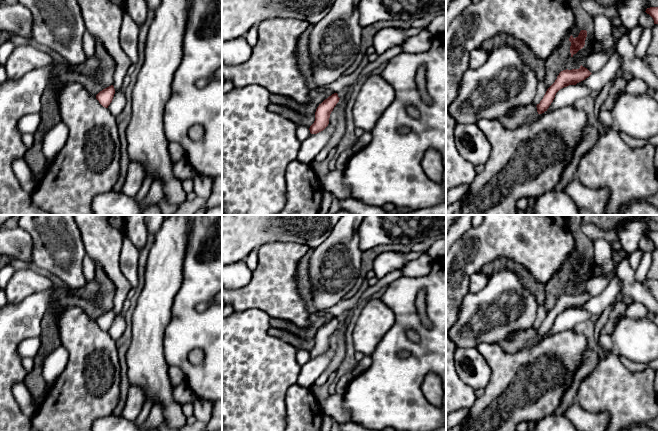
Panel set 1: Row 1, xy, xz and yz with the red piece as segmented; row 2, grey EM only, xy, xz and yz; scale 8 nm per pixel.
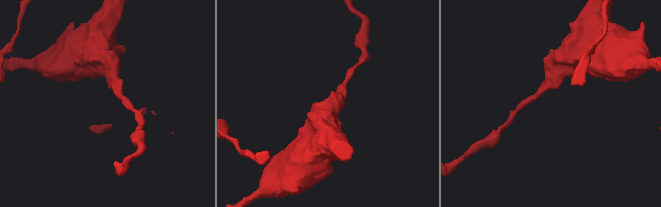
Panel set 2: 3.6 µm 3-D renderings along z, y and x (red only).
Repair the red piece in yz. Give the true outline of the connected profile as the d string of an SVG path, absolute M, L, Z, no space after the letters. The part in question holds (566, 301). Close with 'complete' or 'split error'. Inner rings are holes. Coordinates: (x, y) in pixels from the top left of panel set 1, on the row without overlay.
M582 289L579 293L572 293L572 294L563 294L557 300L555 306L547 313L543 323L537 328L537 336L538 338L542 338L551 329L553 326L556 317L569 309L576 309L577 307L585 304L588 302L592 297Z; complete

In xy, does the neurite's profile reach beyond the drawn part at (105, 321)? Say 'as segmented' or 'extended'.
as segmented

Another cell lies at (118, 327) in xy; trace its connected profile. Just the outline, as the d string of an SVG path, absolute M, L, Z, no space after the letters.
M115 314L112 326L108 330L109 335L116 341L119 339L126 329L124 314Z

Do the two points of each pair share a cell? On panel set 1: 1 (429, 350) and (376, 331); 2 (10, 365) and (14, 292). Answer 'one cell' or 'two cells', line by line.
1: two cells
2: two cells

